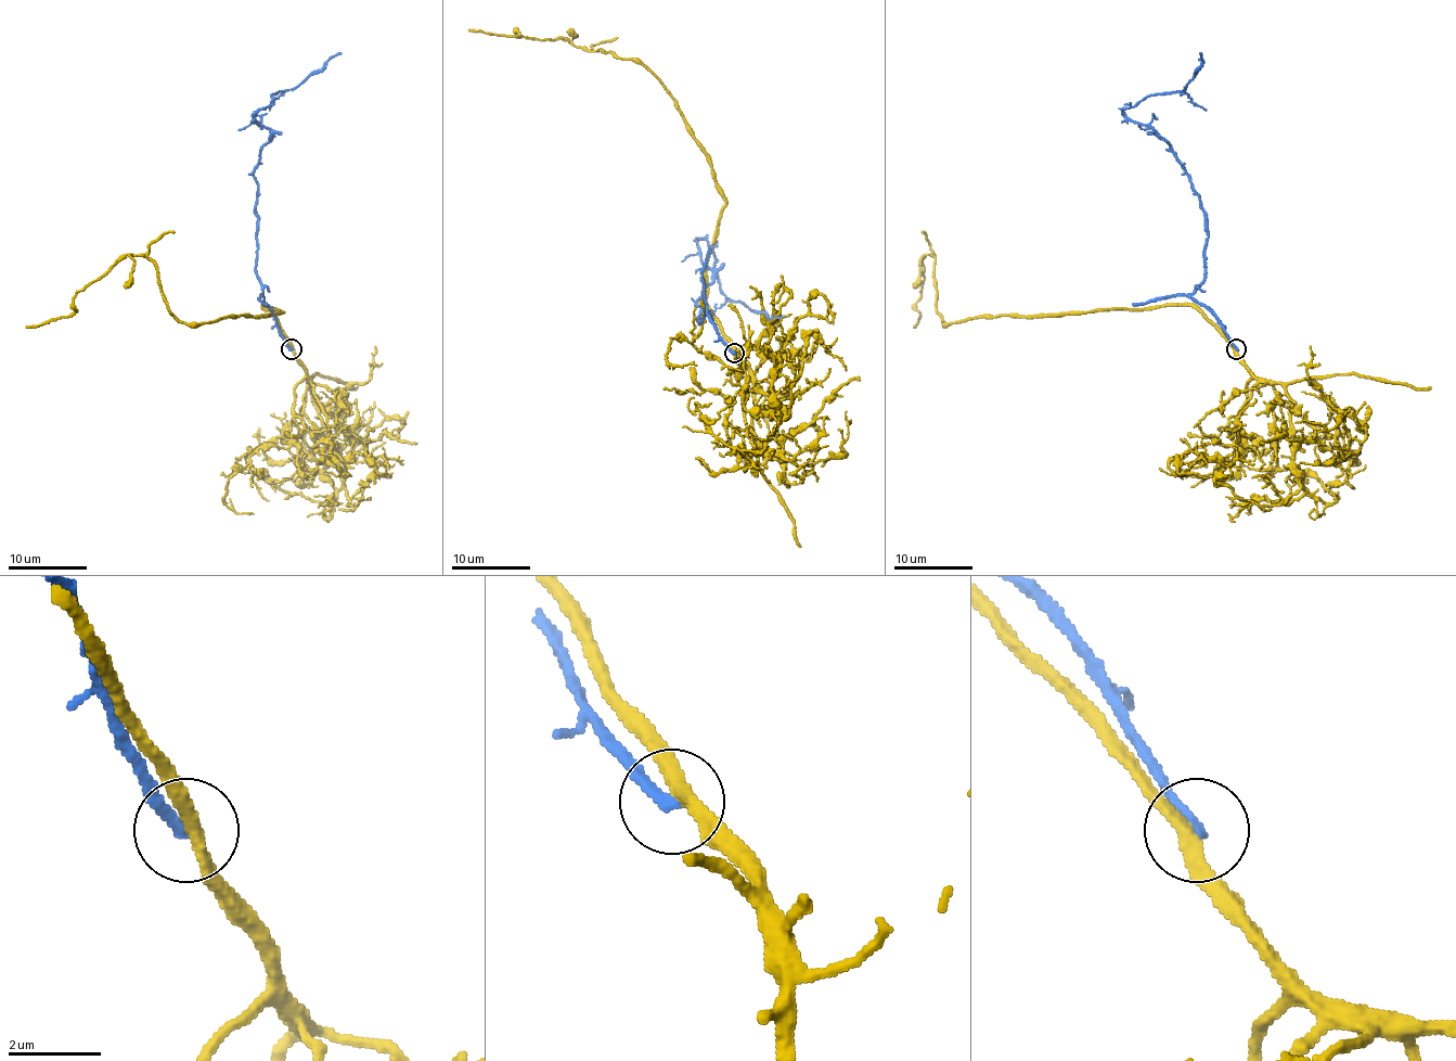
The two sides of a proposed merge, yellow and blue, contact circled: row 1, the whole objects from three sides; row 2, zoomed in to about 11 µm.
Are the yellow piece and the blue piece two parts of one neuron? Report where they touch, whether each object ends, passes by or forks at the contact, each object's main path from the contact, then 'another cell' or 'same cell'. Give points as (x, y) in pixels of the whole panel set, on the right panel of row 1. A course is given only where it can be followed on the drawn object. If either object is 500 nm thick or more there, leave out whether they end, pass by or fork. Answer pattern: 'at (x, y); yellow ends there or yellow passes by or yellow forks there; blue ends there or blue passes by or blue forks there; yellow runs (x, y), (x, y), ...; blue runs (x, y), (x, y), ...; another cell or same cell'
at (1236, 349); yellow passes by; blue ends there; yellow runs (1235, 348), (1189, 305), (943, 322), (936, 310), (931, 255), (922, 259), (914, 327); blue runs (1237, 348), (1194, 295), (1206, 269), (1199, 194), (1171, 146), (1124, 113), (1182, 91), (1199, 53); another cell

